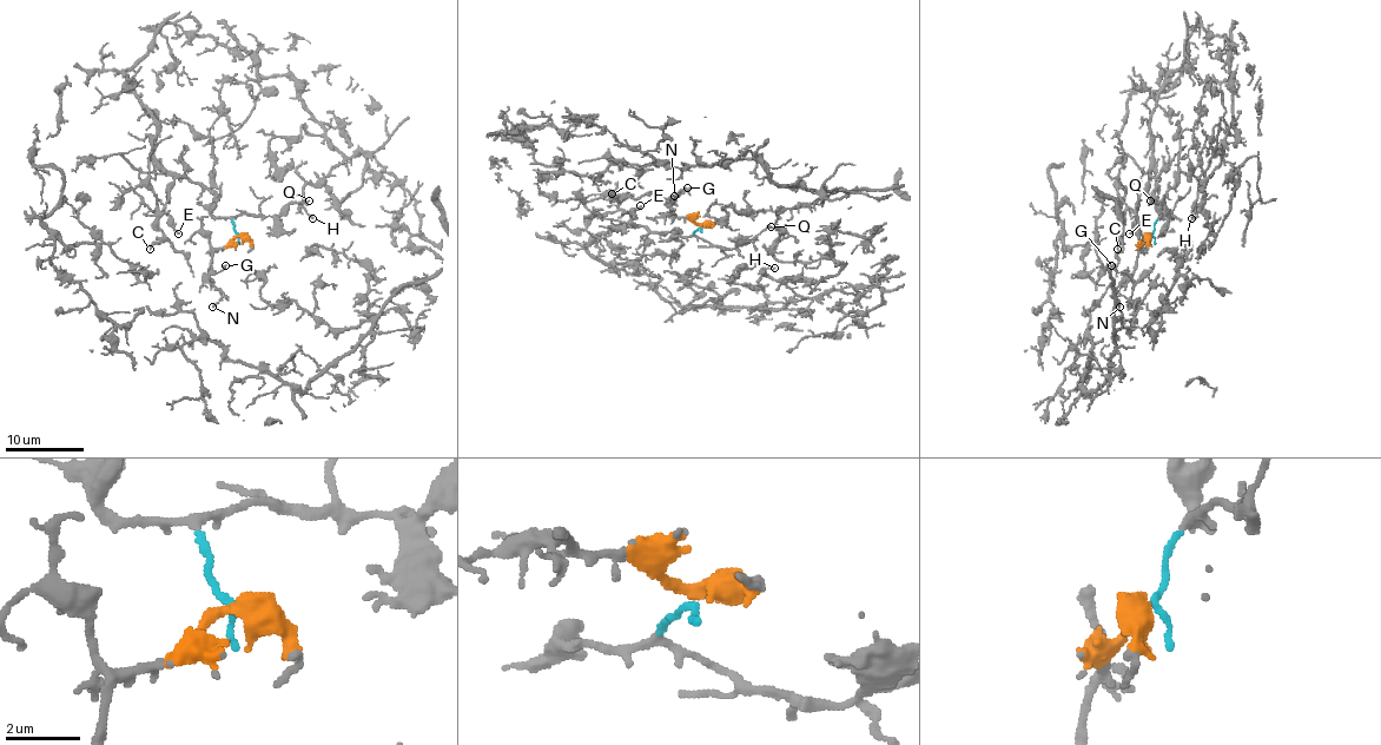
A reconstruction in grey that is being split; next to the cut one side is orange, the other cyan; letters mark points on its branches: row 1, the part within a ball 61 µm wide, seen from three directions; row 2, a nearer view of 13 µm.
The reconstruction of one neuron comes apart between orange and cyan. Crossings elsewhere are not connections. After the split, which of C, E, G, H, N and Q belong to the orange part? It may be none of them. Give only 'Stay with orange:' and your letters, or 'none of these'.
Stay with orange: G, N

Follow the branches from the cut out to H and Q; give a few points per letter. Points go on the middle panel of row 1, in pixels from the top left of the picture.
H: (699, 228), (675, 236), (619, 225), (586, 248), (681, 305), (781, 308), (805, 298), (764, 270), (775, 269)
Q: (699, 228), (695, 230), (698, 237), (731, 249), (772, 225)

